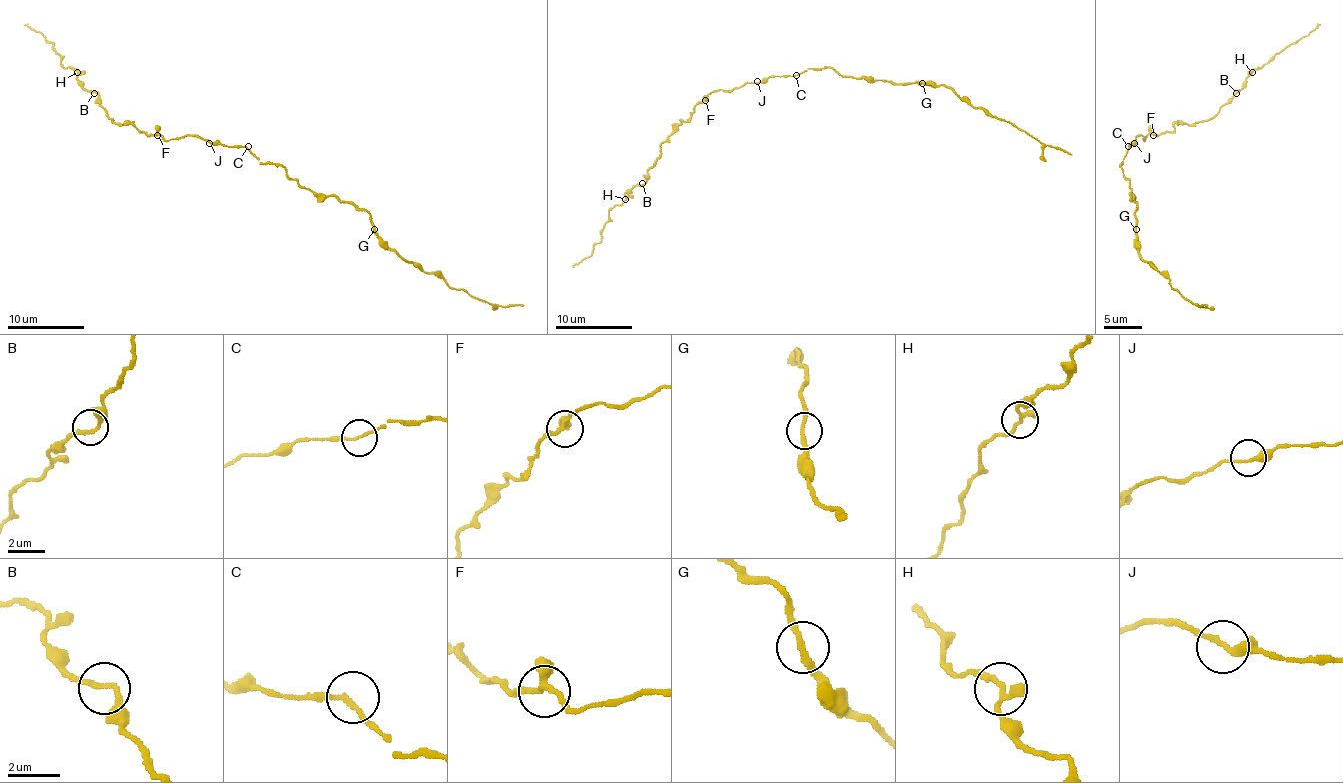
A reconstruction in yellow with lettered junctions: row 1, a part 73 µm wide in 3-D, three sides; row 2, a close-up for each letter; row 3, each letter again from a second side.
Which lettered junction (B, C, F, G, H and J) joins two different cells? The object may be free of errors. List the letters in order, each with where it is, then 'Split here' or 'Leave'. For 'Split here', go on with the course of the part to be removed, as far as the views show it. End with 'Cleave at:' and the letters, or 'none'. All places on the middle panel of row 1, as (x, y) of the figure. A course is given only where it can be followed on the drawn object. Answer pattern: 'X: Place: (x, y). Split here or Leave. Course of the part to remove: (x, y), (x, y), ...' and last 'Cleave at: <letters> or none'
B: Place: (642, 183). Leave
C: Place: (796, 75). Leave
F: Place: (705, 100). Leave
G: Place: (922, 83). Leave
H: Place: (625, 199). Leave
J: Place: (757, 81). Leave
Cleave at: none

